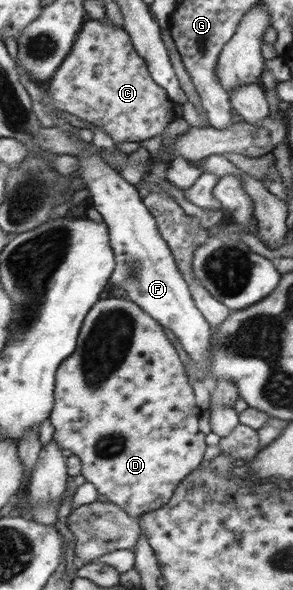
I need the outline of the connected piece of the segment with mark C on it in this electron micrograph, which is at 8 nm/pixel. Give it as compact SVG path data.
M99 20L85 22L73 42L71 52L48 81L54 105L61 111L75 114L81 120L103 129L113 138L115 144L124 140L146 143L149 146L159 144L161 134L173 121L169 118L169 107L173 105L173 100L168 96L167 90L152 79L143 59L144 57L135 52L126 30L119 30L119 27Z

